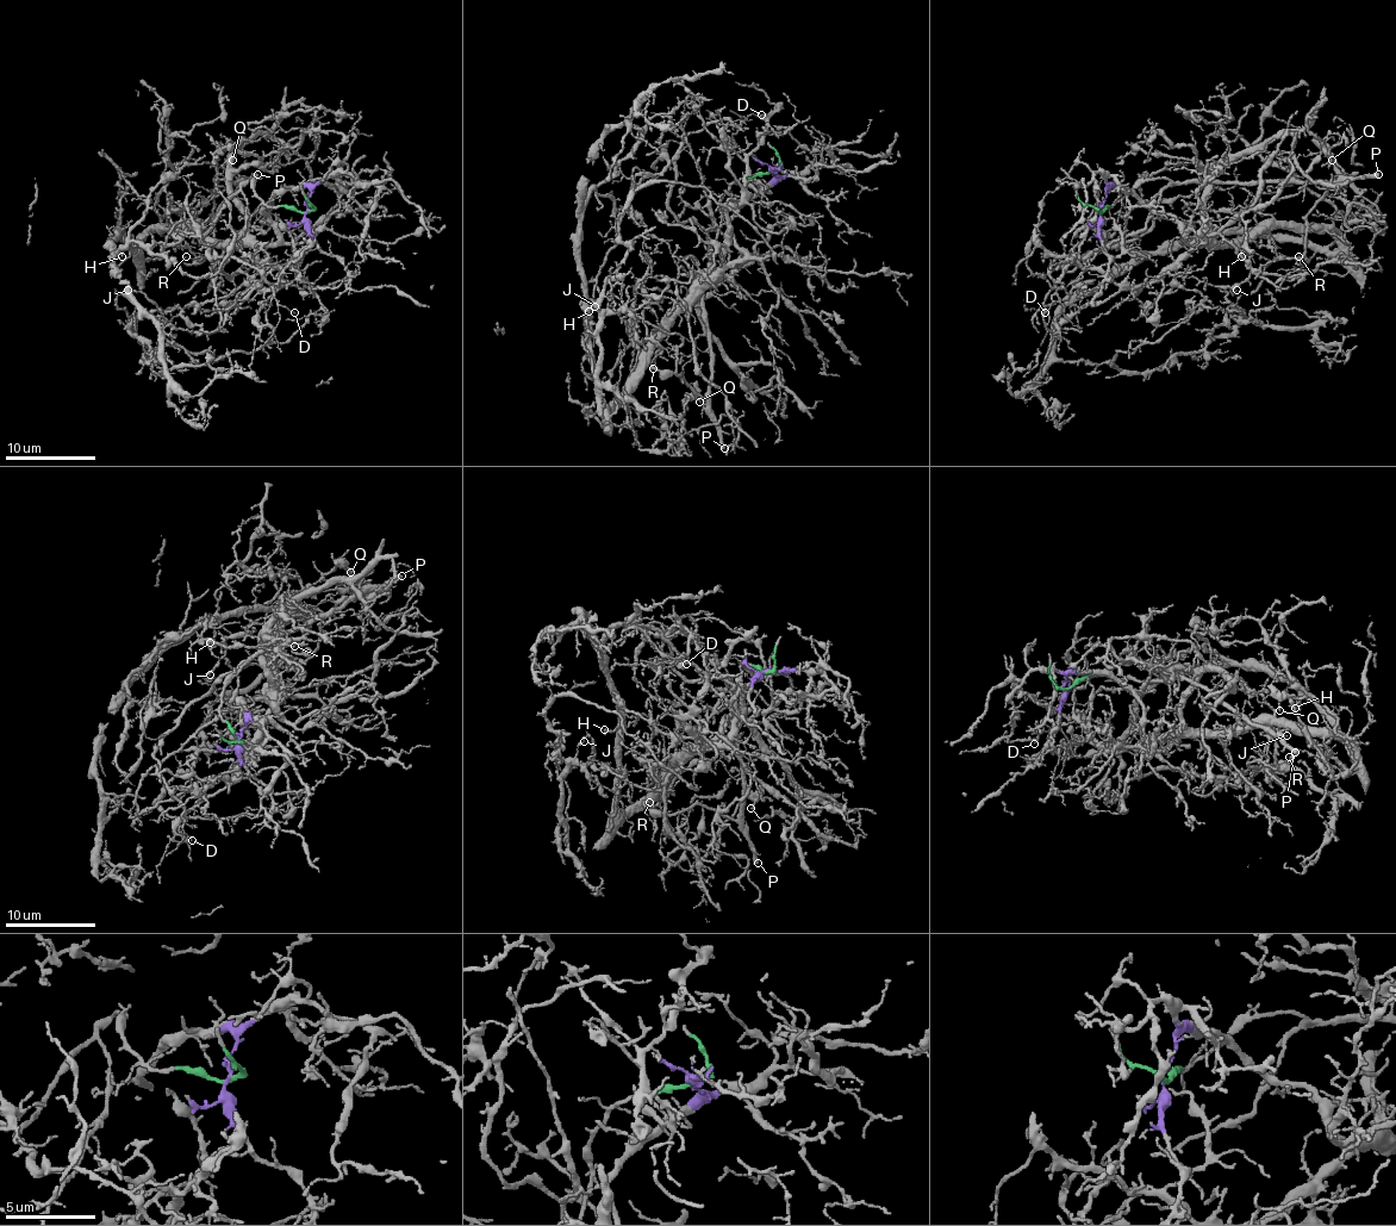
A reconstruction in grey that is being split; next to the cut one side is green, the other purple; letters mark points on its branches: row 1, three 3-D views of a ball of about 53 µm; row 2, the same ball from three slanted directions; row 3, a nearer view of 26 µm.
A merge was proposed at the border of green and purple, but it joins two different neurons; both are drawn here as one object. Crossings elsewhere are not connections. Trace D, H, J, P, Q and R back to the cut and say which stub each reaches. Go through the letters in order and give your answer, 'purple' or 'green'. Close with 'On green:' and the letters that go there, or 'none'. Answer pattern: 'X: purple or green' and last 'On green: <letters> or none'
D: green
H: purple
J: purple
P: green
Q: purple
R: green
On green: D, P, R

